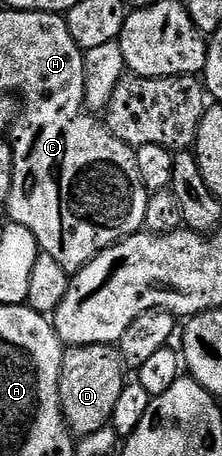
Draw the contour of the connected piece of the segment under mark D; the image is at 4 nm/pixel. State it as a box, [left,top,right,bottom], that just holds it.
[60,346,121,436]

